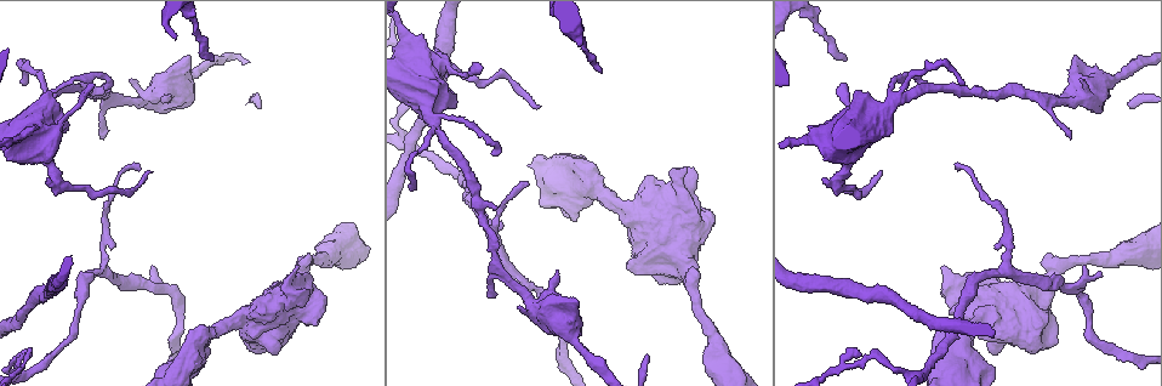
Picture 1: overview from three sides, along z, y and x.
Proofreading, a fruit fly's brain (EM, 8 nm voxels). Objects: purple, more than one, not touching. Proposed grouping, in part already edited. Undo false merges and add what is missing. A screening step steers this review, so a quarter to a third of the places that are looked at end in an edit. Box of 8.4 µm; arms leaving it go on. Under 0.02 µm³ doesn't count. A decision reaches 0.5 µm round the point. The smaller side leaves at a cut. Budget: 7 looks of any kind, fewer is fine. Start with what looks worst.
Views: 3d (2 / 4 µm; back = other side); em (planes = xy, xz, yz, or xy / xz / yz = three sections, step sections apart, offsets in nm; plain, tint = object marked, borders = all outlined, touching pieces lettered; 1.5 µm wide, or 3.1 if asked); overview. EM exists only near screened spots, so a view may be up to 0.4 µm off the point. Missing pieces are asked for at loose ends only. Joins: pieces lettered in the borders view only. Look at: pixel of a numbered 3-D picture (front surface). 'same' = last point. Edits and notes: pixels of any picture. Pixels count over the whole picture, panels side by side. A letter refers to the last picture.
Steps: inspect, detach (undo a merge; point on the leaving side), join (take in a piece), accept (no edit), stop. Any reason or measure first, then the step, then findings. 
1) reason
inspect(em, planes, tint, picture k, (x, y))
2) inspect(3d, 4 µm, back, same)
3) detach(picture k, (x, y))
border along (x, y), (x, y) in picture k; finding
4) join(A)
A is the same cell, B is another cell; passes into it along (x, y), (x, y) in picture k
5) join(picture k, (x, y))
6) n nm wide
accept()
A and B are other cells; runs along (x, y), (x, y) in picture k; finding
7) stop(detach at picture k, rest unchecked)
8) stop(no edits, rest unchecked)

free end
inspect(3d, 2 µm, picture 1, (687, 169))

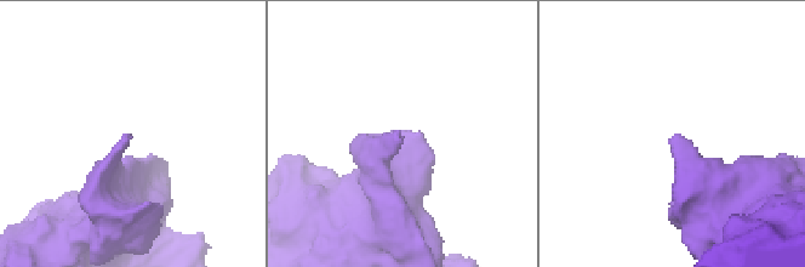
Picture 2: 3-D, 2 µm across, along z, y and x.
inspect(em, planes, borders, picture 2, (399, 130))

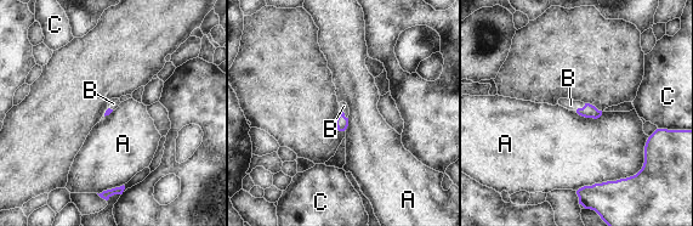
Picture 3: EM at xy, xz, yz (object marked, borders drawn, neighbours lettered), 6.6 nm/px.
A touches over 380 nm
join(B)
B is the same cell, A and C are other cells; it goes on there

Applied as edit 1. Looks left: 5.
thin end
inspect(3d, 2 µm, picture 1, (106, 86))

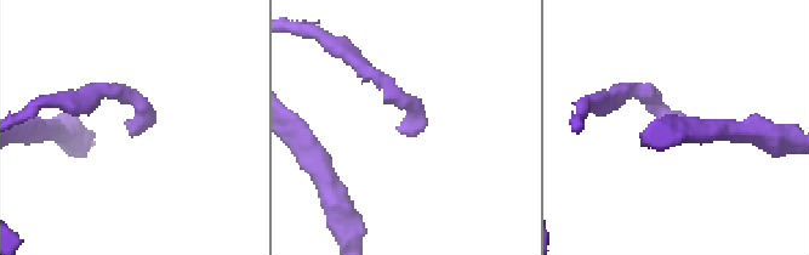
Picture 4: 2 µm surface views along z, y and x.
inspect(em, planes, plain, picture 4, (402, 130))

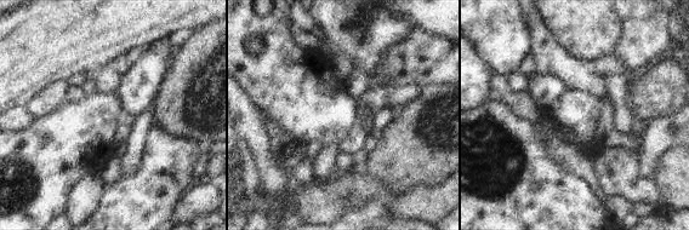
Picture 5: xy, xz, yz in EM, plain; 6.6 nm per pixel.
what lies round it
inspect(em, planes, borders, same)

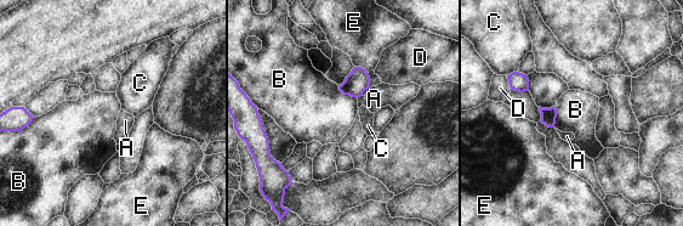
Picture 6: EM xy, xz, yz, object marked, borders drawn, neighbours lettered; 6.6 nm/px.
accept()
A, B, C, D and E are other cells; border along (337, 85), (343, 94), (357, 99) in picture 6; none of them fits

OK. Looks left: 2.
tapers out
inspect(3d, 2 µm, picture 1, (859, 353))

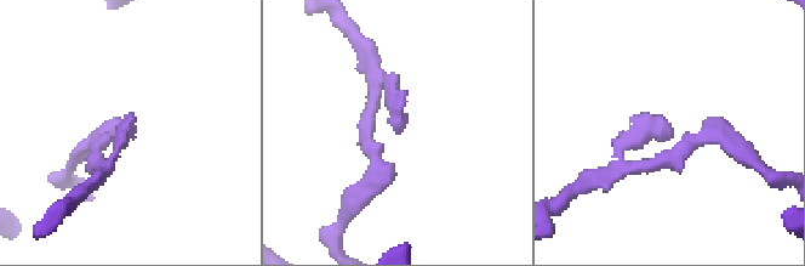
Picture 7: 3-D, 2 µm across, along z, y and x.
inspect(em, xy, step 4, borders, picture 7, (669, 123))

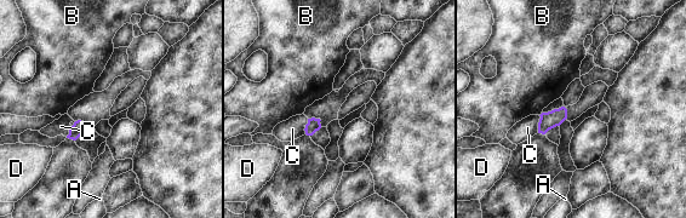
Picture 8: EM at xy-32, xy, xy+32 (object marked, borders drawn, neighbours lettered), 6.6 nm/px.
accept()
A, B, C and D are other cells; border along (539, 115), (537, 132) in picture 8; no lettered piece goes on from it

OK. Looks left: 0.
stop(join at picture 3, rest unchecked)

